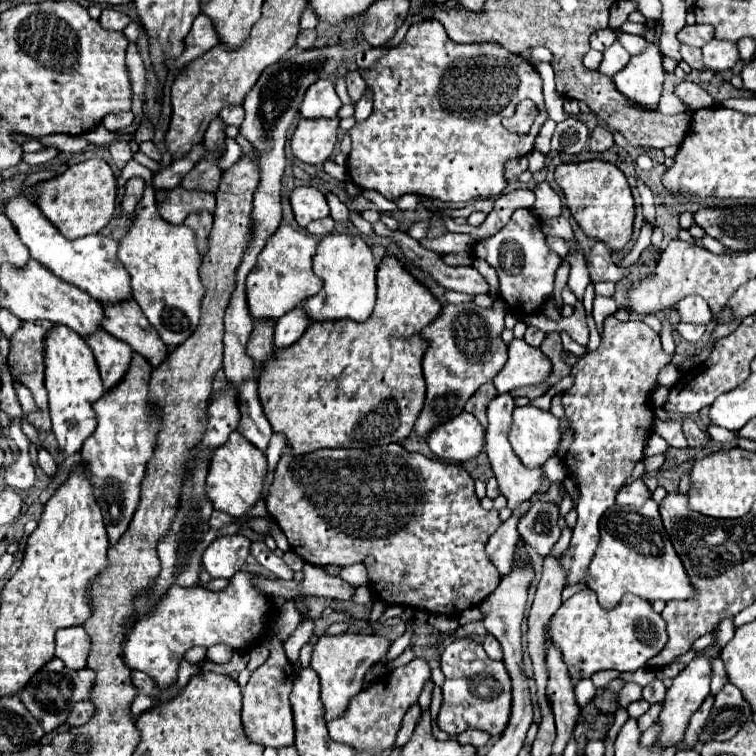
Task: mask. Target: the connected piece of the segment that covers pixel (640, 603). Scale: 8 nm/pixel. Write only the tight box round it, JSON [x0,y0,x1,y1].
[549,589,667,687]

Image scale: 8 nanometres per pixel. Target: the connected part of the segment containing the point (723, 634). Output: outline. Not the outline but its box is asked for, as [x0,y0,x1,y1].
[713,619,735,647]

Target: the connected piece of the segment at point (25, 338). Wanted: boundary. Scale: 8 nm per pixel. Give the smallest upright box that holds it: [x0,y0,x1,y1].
[7,319,55,431]

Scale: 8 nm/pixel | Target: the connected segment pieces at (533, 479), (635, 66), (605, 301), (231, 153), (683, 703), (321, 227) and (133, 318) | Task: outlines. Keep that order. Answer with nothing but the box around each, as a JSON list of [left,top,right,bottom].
[[485,393,567,511],[613,43,665,109],[593,297,617,333],[219,138,242,171],[653,657,713,749],[305,217,335,235],[101,297,167,367]]

